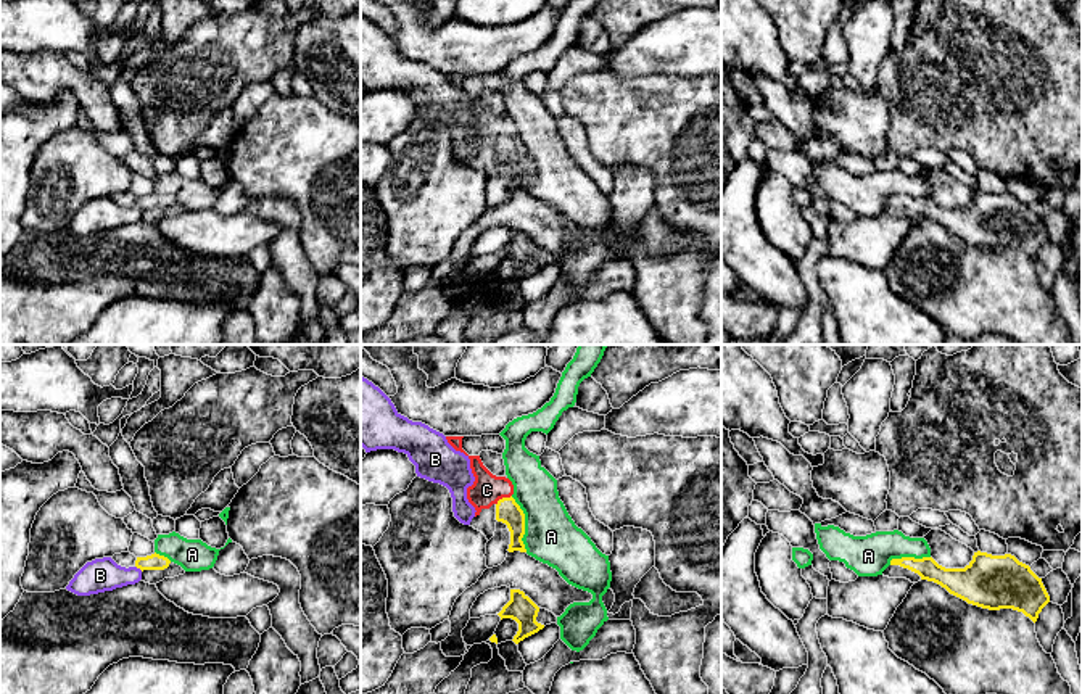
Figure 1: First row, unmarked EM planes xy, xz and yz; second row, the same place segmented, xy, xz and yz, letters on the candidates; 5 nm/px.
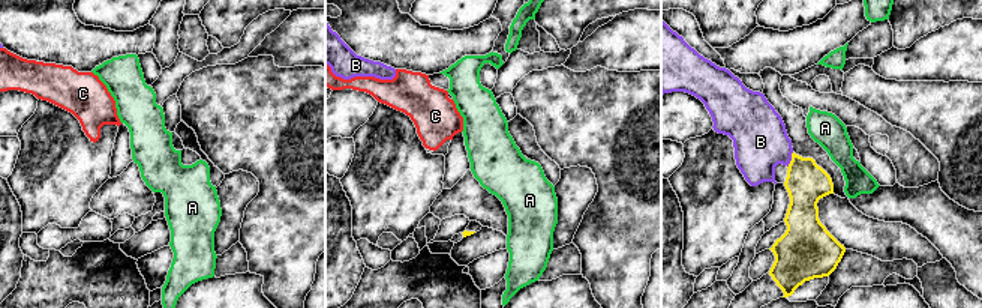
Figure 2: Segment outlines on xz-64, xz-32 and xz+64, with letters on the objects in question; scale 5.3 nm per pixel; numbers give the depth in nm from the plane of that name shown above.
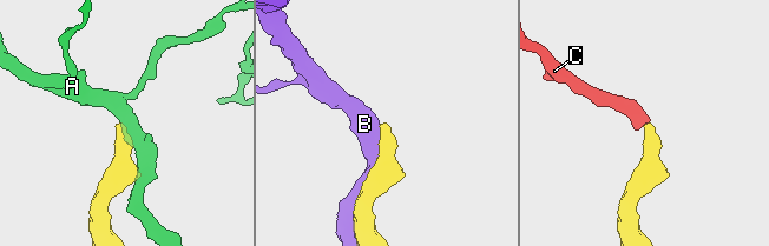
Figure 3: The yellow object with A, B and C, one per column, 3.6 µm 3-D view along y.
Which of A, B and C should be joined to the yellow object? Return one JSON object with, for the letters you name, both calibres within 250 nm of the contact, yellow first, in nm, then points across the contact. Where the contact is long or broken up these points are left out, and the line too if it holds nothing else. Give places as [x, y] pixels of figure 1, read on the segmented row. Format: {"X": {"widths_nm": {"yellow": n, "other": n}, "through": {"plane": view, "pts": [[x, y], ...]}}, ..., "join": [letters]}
{"C": {"widths_nm": {"yellow": 120, "other": 160}, "through": {"plane": "xz", "pts": [[507, 511], [503, 498], [495, 490], [487, 490]]}}, "join": ["C"]}

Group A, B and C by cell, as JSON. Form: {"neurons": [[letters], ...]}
{"neurons": [["A"], ["B"], ["C"]]}

